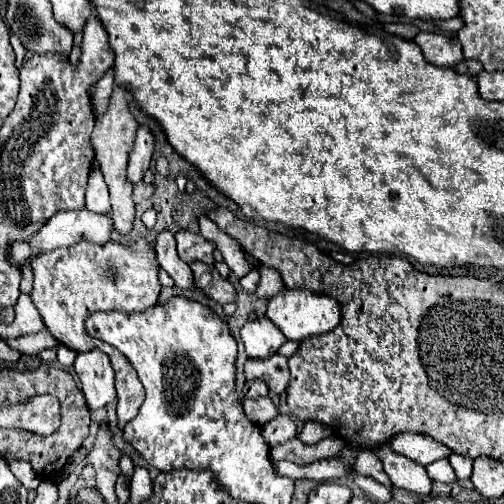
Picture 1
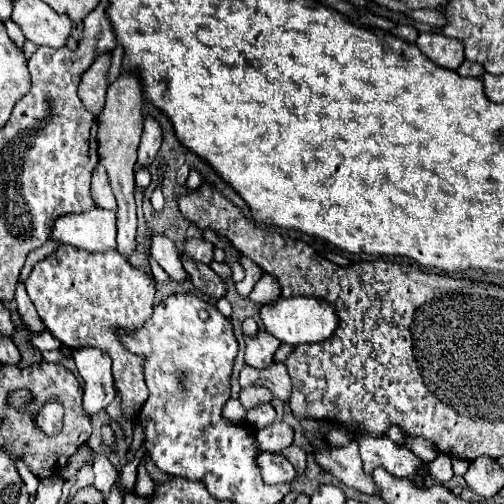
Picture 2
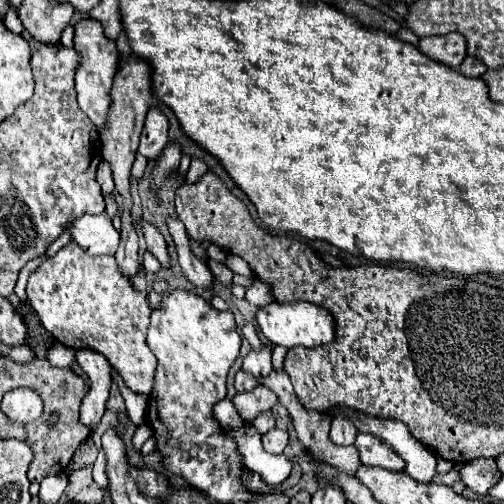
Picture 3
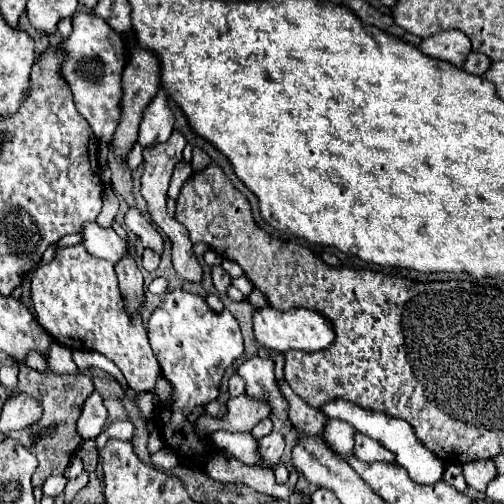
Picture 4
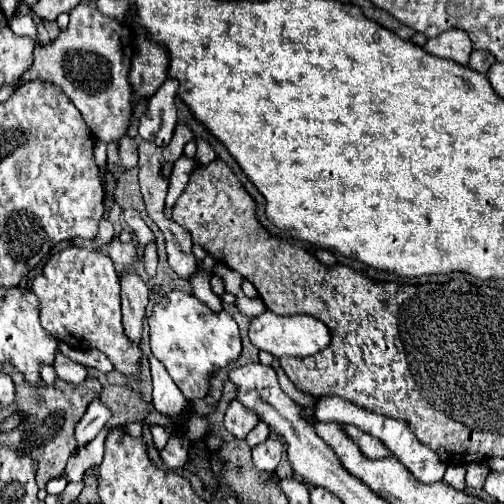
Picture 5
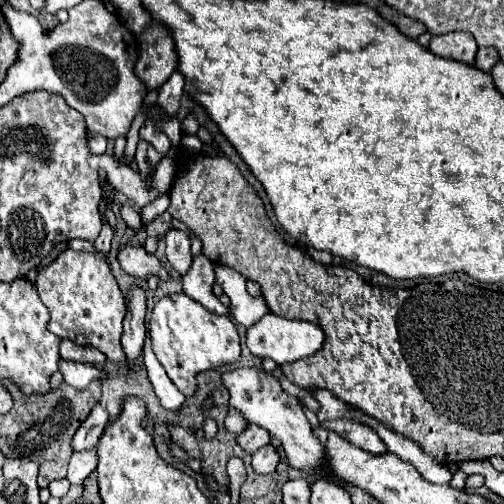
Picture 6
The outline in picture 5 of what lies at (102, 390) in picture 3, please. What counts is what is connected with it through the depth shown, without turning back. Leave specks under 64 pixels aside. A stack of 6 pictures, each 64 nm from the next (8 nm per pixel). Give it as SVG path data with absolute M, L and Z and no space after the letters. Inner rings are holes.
M92 400L88 404L88 410L80 418L80 422L76 424L76 440L78 440L78 444L86 446L88 442L92 442L96 438L96 434L102 428L106 428L110 416L112 416L112 412L100 400Z

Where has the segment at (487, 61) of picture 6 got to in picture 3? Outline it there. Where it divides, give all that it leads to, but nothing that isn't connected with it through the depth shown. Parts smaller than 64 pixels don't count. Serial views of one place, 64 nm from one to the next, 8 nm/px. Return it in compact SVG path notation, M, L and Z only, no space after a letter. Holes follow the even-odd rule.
M468 56L468 58L462 62L460 72L462 72L464 76L480 78L480 76L486 72L486 68L484 68L484 64L480 64L480 60L472 60L472 56Z

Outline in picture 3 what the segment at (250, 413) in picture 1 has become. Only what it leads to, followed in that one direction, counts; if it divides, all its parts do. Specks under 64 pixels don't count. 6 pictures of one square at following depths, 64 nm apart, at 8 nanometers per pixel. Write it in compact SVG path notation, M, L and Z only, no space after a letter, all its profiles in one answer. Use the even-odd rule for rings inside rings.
M268 410L268 412L262 412L260 416L256 416L256 418L252 420L252 426L254 426L254 428L260 432L260 434L264 434L264 432L272 430L272 428L276 426L276 418L274 418L272 410Z

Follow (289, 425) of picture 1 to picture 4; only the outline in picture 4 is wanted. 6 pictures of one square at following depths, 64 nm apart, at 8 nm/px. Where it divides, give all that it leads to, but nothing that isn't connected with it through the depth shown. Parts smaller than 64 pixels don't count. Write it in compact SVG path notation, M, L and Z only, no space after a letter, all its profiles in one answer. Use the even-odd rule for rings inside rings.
M270 432L260 440L260 456L268 462L274 464L280 460L284 450L284 436L280 432Z

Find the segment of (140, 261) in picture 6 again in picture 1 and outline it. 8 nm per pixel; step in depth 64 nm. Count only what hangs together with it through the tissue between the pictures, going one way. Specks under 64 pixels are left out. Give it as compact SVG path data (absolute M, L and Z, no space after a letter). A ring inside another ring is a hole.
M64 210L64 212L56 212L50 220L46 220L44 228L40 228L34 236L22 240L22 242L12 242L8 246L8 262L12 266L22 268L28 260L42 256L46 252L52 252L56 248L64 248L64 246L72 246L76 242L80 242L82 238L92 240L92 242L108 242L112 236L112 216L110 214L96 214L96 212L88 212L88 210Z

